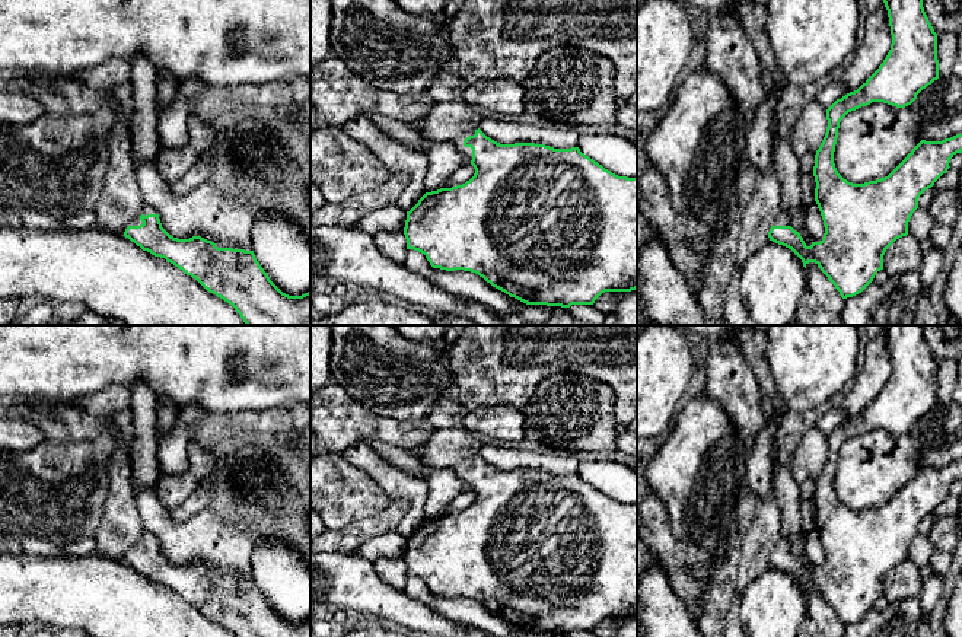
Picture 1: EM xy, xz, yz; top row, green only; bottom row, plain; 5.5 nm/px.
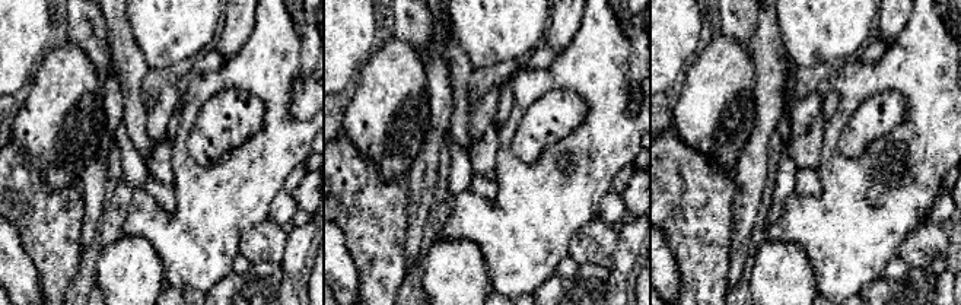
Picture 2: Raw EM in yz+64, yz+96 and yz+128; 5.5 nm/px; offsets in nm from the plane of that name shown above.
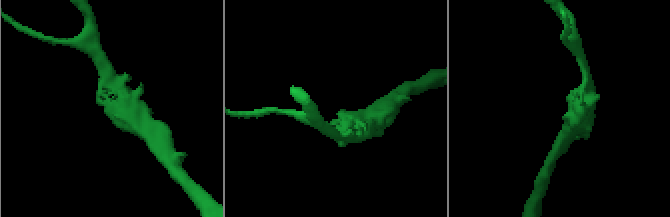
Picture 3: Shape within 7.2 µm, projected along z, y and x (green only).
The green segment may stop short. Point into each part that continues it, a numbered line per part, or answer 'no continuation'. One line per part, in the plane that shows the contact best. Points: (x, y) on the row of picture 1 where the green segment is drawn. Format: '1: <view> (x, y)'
1: xz (458, 142)

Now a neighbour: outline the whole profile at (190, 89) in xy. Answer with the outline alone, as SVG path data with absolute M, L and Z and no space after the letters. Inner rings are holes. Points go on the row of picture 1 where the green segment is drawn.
M192 77L181 83L179 93L168 108L159 109L157 134L162 149L178 149L188 143L188 121L194 99L206 89L201 79Z

